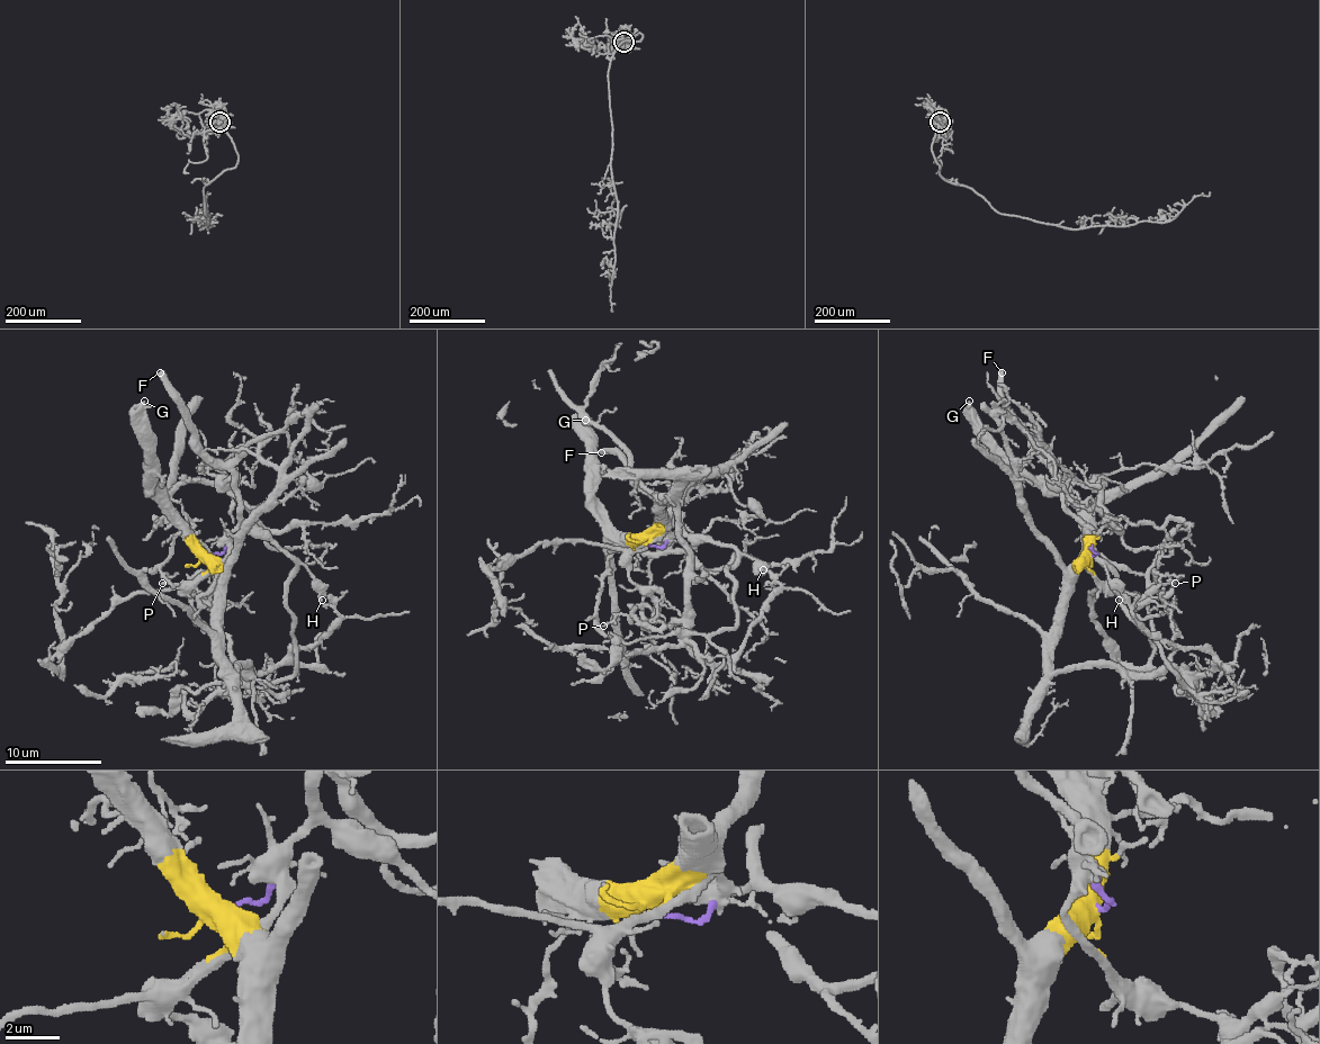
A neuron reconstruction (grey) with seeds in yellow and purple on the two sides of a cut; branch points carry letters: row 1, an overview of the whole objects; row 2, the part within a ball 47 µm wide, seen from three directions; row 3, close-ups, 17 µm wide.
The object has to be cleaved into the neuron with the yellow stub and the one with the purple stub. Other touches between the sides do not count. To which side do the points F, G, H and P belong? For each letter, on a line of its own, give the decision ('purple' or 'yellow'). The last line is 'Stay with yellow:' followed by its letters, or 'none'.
F: purple
G: yellow
H: purple
P: yellow
Stay with yellow: G, P

